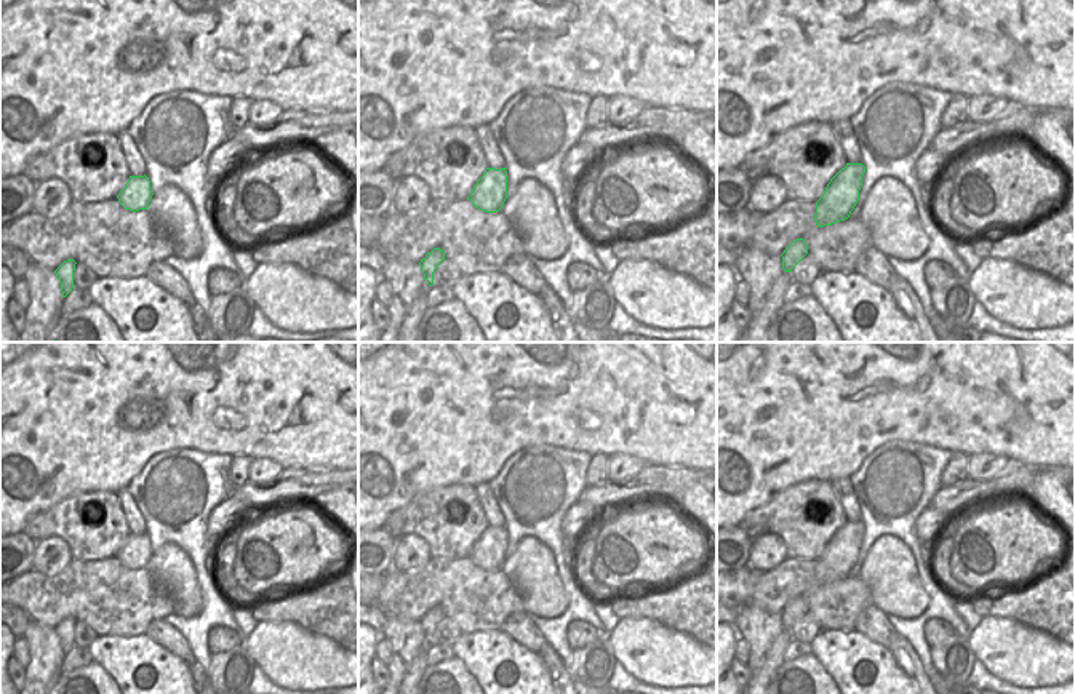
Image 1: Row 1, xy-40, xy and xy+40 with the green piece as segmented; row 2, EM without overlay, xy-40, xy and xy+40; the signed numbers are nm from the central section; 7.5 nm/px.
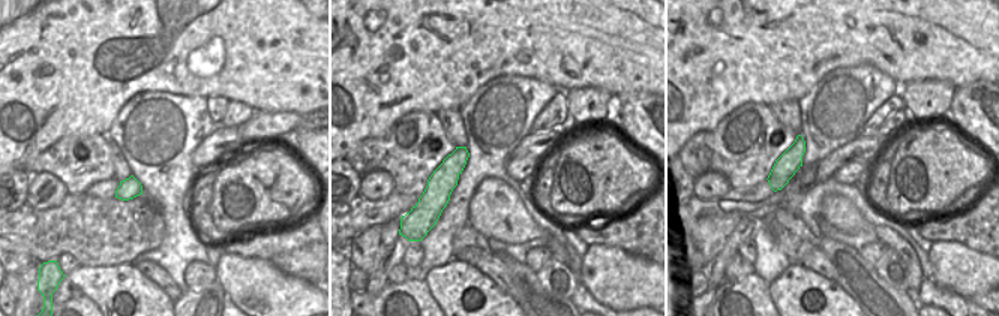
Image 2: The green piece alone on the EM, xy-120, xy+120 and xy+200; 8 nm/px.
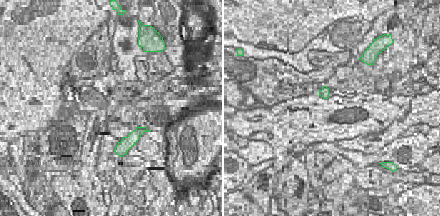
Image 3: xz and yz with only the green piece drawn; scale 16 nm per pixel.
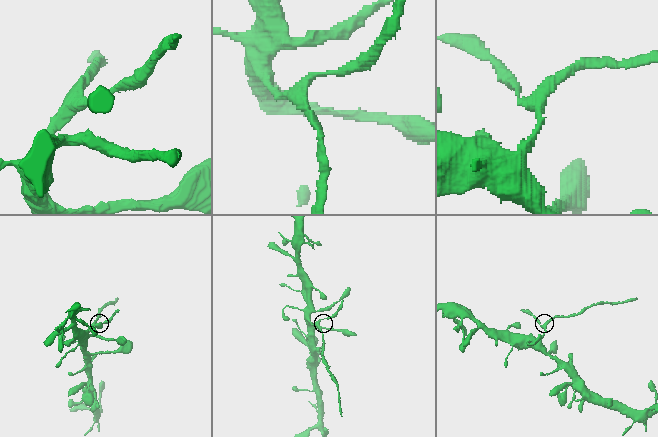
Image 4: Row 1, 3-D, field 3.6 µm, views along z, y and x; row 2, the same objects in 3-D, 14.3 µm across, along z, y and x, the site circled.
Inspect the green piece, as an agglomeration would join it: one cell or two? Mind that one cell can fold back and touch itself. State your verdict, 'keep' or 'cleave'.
cleave

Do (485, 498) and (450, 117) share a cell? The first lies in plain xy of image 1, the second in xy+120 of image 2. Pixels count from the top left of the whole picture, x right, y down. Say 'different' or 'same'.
same

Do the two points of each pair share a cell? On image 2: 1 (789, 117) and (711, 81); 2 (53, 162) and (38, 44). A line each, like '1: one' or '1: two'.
1: two
2: two

